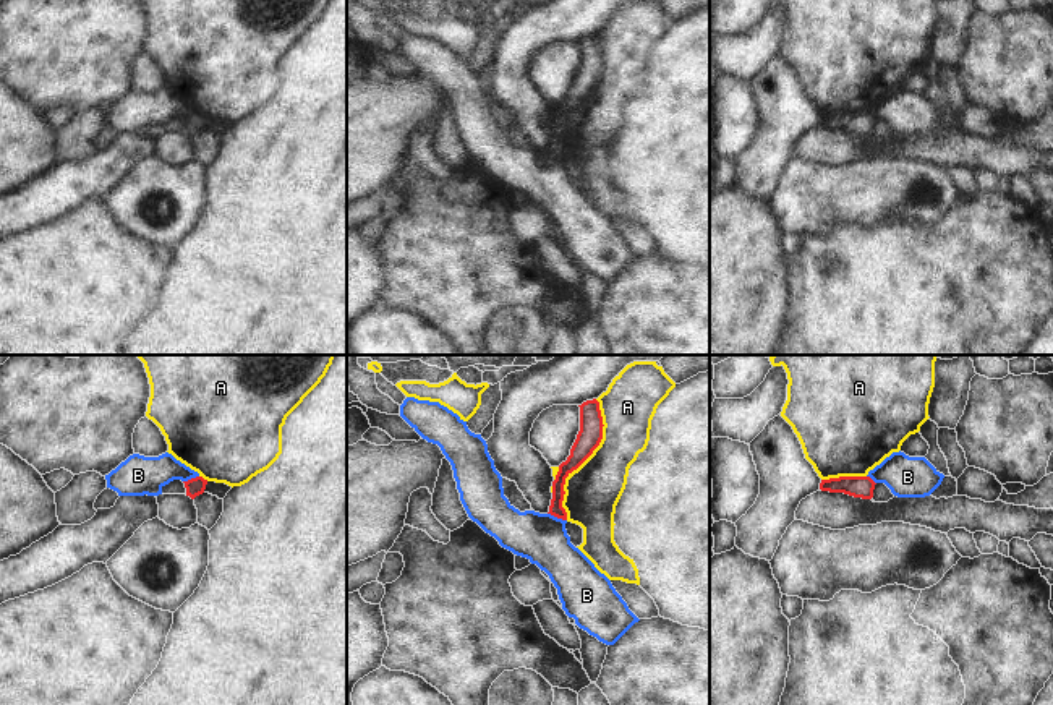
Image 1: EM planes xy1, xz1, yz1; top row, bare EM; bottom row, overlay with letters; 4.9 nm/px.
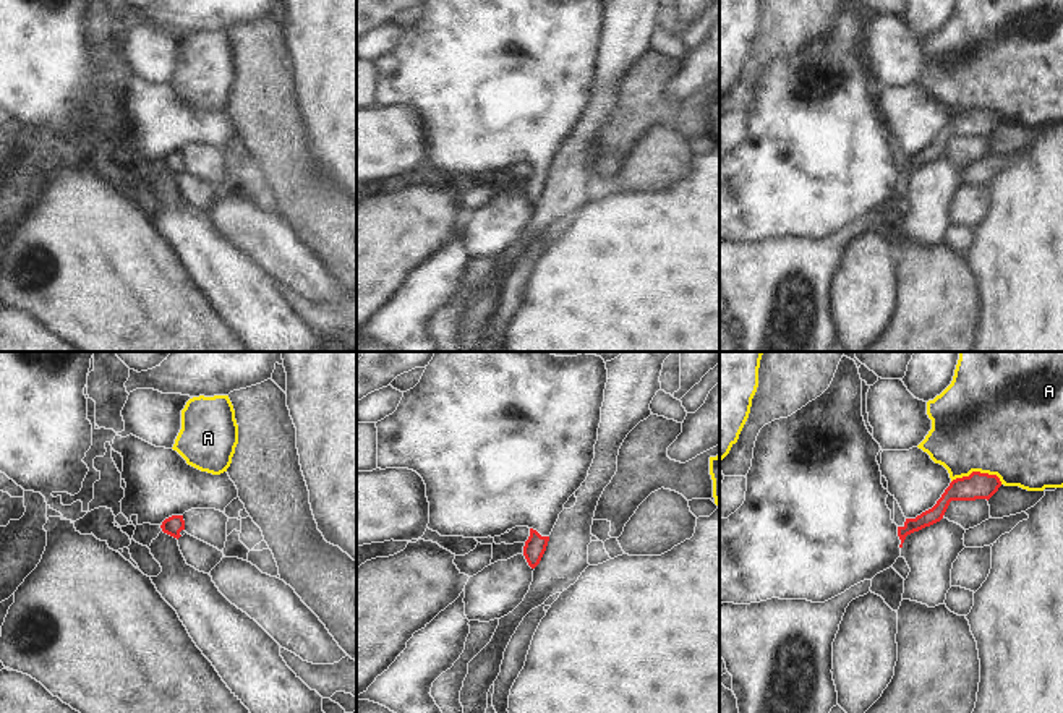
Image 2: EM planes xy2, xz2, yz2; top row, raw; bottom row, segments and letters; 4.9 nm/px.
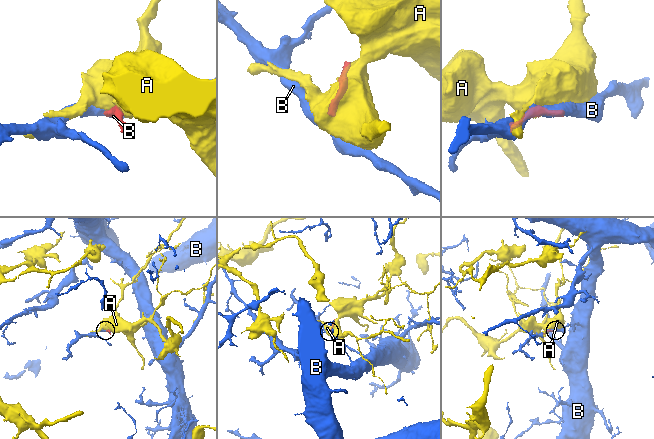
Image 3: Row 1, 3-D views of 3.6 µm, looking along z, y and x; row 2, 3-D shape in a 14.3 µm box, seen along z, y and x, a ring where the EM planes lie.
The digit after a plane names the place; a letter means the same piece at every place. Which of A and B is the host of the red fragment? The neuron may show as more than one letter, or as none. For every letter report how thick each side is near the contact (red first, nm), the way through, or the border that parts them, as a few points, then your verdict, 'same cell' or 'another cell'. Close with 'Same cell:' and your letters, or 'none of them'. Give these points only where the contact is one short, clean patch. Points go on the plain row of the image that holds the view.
A: 120/280 nm | another cell
B: 70/240 nm | along xz1 (548, 149), (566, 158) | another cell
Same cell: none of them

